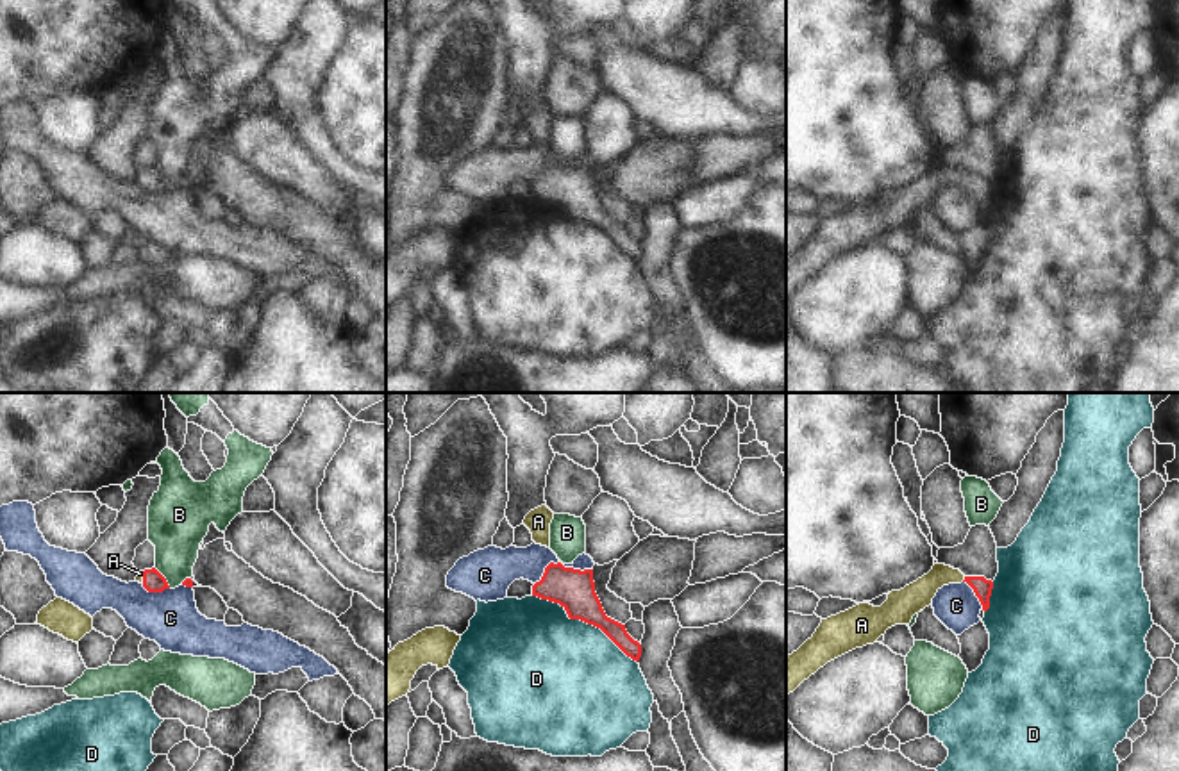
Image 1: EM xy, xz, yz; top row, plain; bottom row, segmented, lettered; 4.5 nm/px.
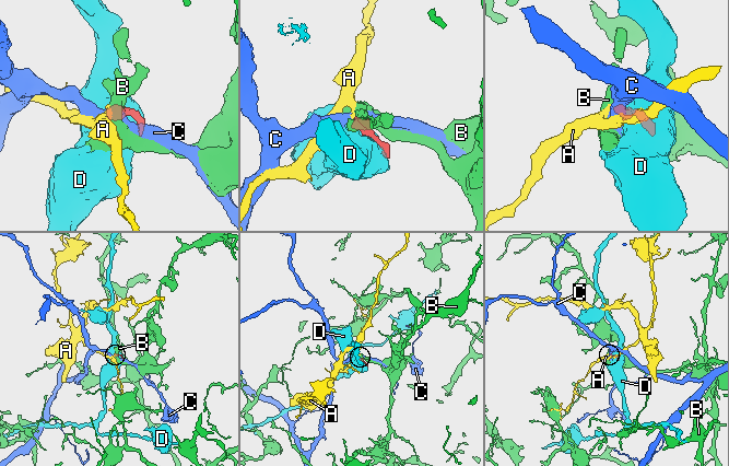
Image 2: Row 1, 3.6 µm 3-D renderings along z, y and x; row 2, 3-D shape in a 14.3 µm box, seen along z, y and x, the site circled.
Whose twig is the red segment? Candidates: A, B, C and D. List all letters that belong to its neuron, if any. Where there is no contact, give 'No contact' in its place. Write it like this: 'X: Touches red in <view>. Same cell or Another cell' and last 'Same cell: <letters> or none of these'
A: Touches red in yz. Same cell
B: Touches red in xy. Another cell
C: Touches red in xz. Another cell
D: Touches red in xz. Another cell
Same cell: A

